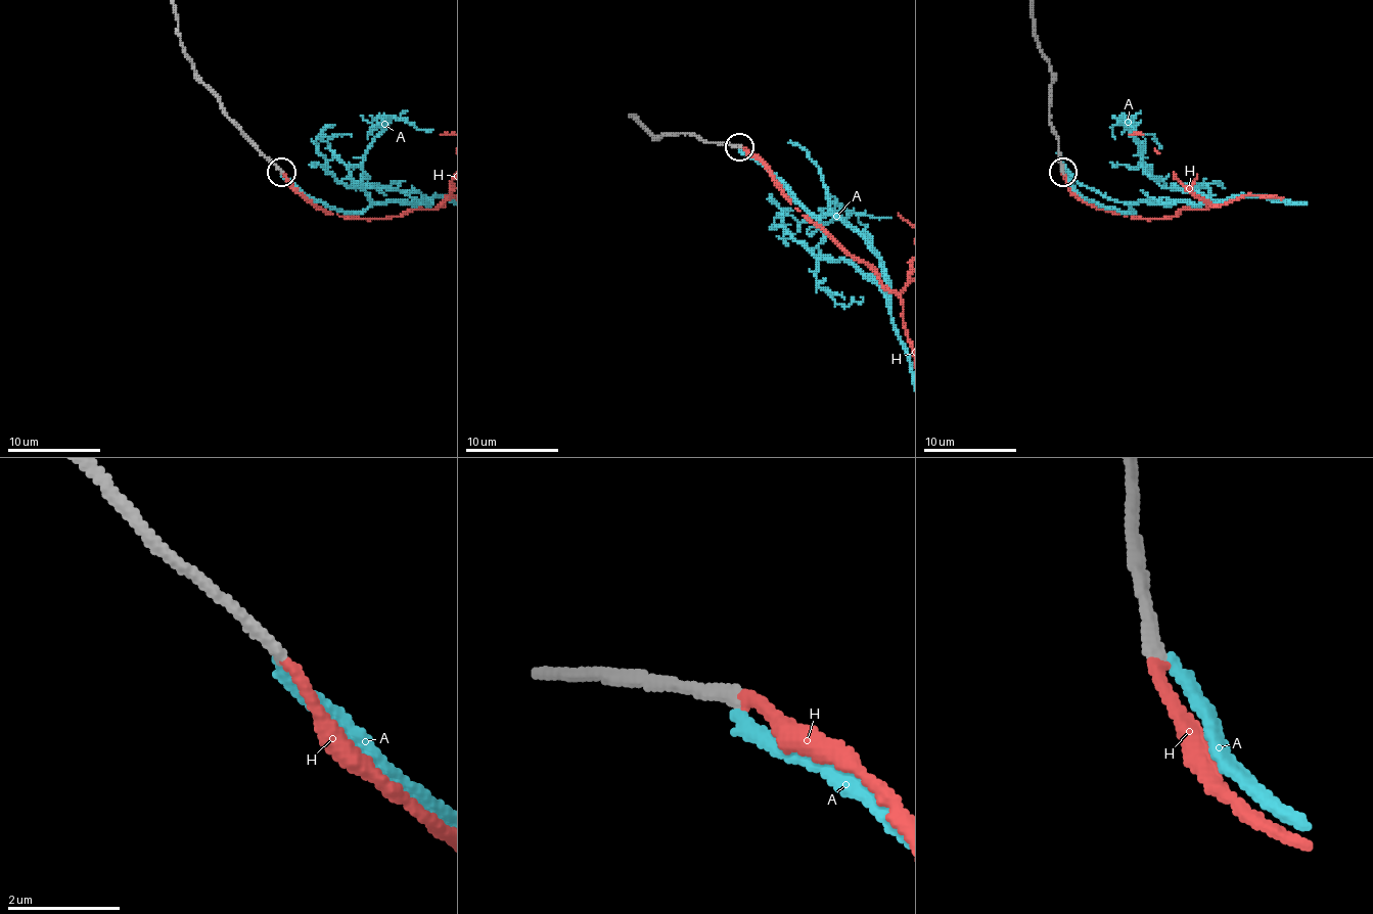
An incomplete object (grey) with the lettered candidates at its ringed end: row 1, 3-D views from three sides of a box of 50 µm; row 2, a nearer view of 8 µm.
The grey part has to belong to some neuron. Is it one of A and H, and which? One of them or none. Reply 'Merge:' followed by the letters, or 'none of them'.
Merge: H

